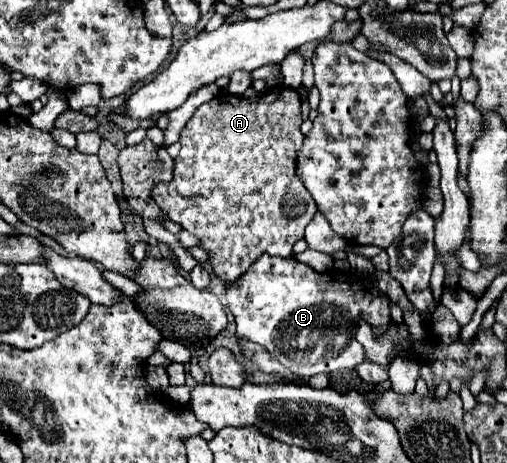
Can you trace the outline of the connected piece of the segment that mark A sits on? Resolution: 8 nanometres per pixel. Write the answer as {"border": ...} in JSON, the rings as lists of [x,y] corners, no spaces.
{"border":[[[275,87],[257,103],[219,93],[209,103],[203,103],[183,127],[173,179],[169,183],[157,183],[151,189],[151,197],[159,205],[163,217],[179,223],[201,241],[201,247],[209,253],[211,269],[219,279],[235,281],[261,253],[291,257],[291,247],[303,239],[305,227],[317,213],[315,201],[295,175],[297,151],[305,139],[301,123],[299,93],[287,87]]]}

